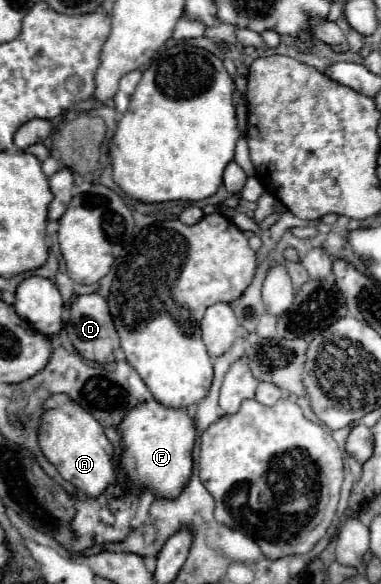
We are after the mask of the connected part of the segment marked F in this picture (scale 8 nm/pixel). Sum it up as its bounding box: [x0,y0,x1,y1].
[117,400,197,500]

